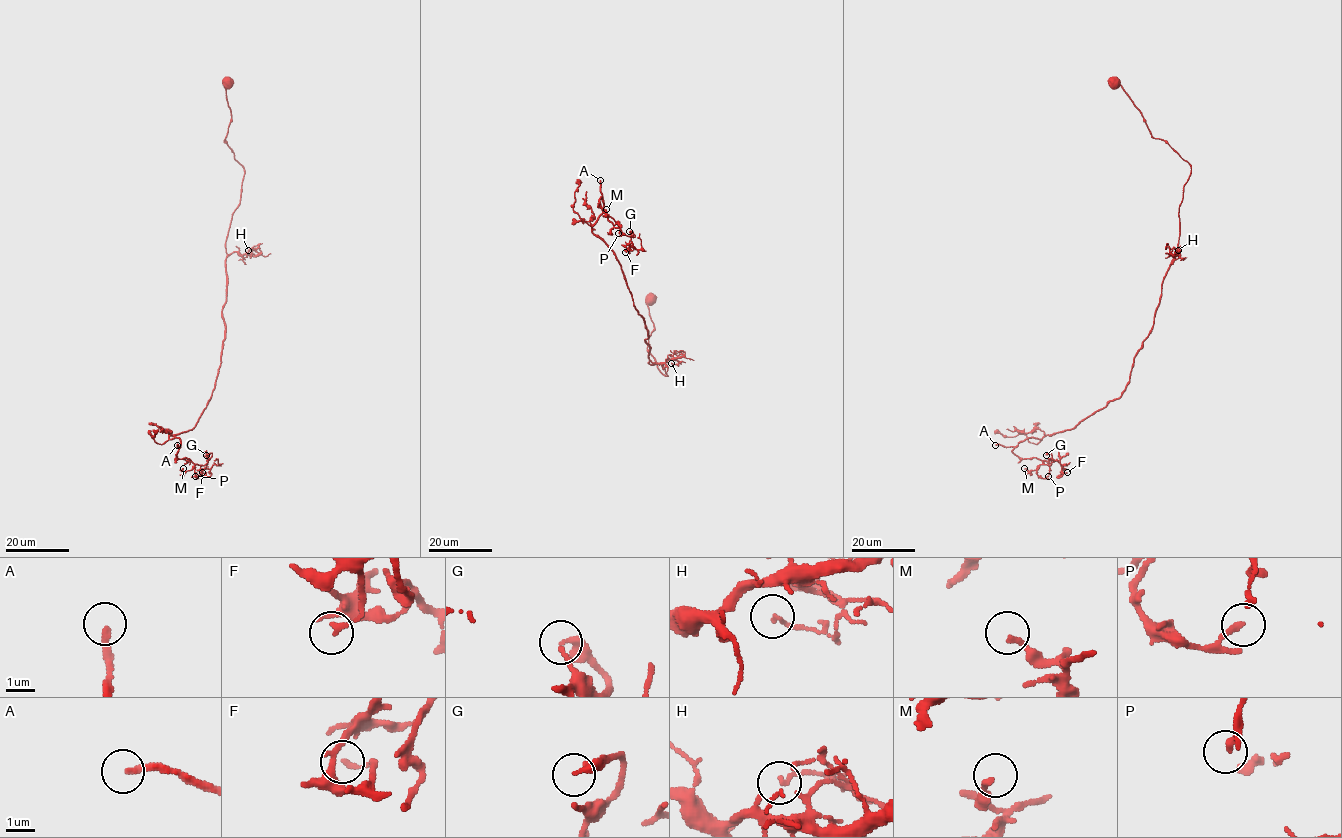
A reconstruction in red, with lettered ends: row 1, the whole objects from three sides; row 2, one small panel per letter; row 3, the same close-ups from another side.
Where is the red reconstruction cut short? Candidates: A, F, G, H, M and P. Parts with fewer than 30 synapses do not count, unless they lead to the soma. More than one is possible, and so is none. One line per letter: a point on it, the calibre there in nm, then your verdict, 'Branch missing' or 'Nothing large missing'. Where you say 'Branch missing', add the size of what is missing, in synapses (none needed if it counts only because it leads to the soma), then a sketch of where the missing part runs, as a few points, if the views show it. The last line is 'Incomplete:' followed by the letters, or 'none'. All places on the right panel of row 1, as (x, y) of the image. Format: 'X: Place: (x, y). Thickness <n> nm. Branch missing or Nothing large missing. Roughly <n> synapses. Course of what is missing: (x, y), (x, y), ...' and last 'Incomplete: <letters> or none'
A: Place: (995, 445). Thickness 240 nm. Branch missing. Roughly 70 synapses. Course of what is missing: (995, 445), (1017, 456), (1030, 453), (1027, 454), (1038, 460), (1044, 460), (1042, 453)
F: Place: (1067, 472). Thickness 170 nm. Nothing large missing
G: Place: (1046, 455). Thickness 300 nm. Nothing large missing
H: Place: (1178, 250). Thickness 130 nm. Nothing large missing
M: Place: (1024, 468). Thickness 200 nm. Nothing large missing
P: Place: (1048, 476). Thickness 220 nm. Nothing large missing
Incomplete: A

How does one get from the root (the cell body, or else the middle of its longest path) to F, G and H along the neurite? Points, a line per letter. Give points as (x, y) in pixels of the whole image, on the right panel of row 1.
F: (1114, 82), (1191, 174), (1176, 256), (1125, 390), (1073, 428), (1012, 451), (1059, 460), (1060, 476), (1067, 472)
G: (1114, 82), (1150, 134), (1191, 166), (1178, 248), (1123, 393), (1073, 428), (1012, 451), (1050, 465), (1046, 455)
H: (1114, 82), (1140, 112), (1150, 134), (1163, 139), (1191, 166), (1179, 208), (1179, 238), (1175, 254), (1178, 250)

